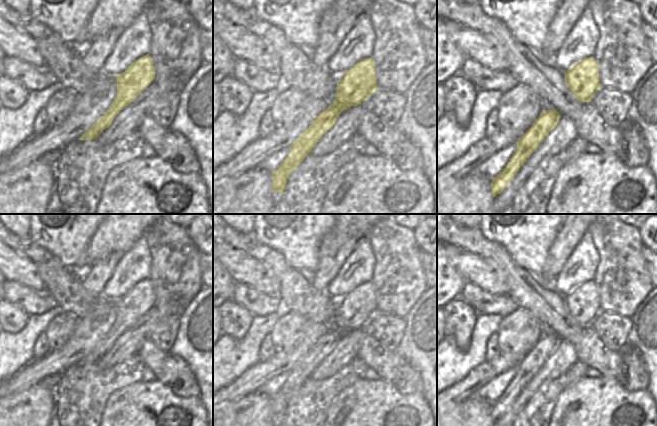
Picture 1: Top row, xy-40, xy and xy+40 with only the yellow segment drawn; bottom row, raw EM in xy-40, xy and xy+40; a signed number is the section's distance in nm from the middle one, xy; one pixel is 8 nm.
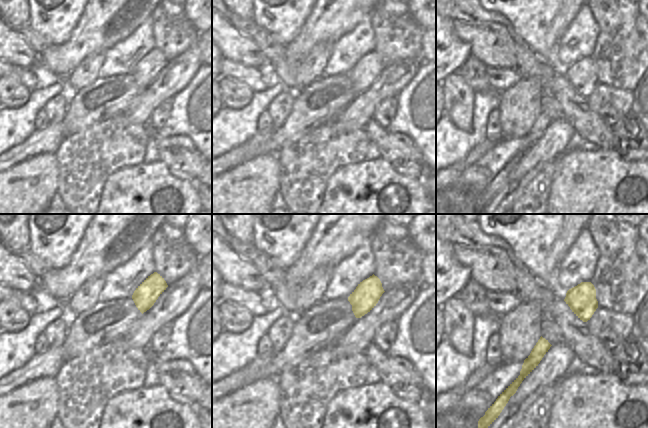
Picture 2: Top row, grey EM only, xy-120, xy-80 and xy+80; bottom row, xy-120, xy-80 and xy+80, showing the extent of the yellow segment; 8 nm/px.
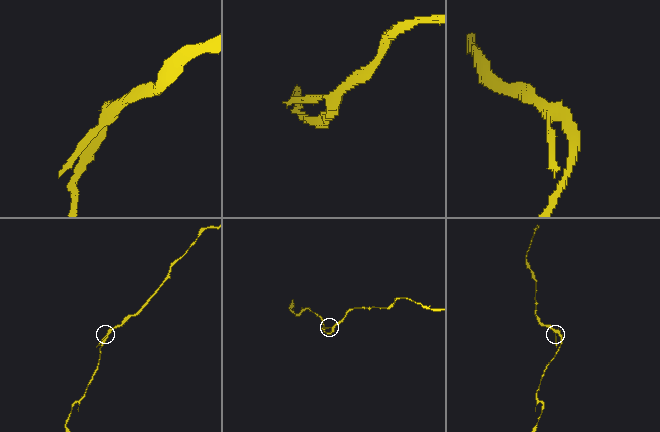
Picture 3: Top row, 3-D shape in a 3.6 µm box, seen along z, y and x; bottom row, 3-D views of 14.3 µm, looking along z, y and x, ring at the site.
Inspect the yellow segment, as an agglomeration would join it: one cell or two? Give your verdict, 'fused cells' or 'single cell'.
single cell

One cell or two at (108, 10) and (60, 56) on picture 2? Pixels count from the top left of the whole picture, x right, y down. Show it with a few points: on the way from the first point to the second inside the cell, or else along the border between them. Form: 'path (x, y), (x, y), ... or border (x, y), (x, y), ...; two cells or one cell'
path (97, 22), (72, 47); one cell

